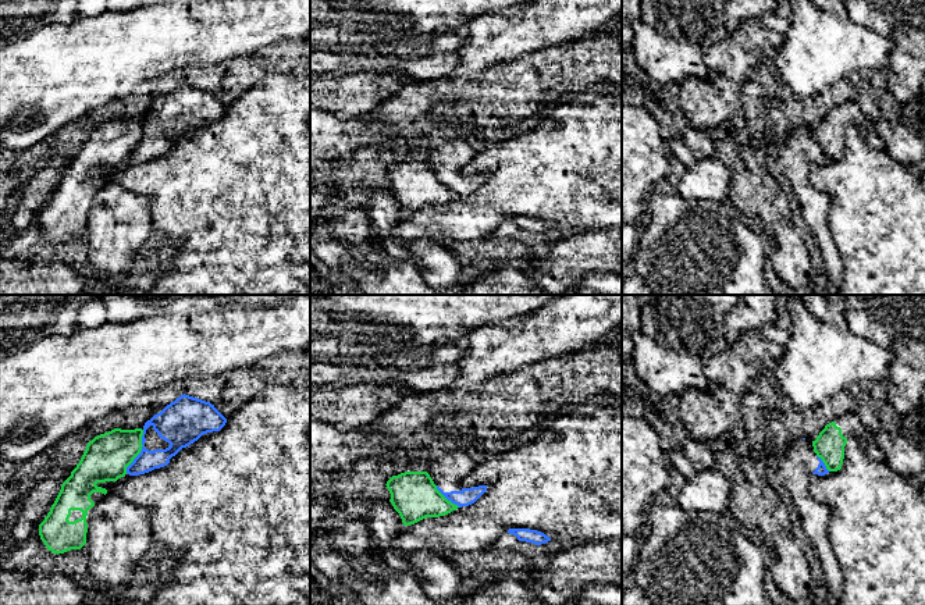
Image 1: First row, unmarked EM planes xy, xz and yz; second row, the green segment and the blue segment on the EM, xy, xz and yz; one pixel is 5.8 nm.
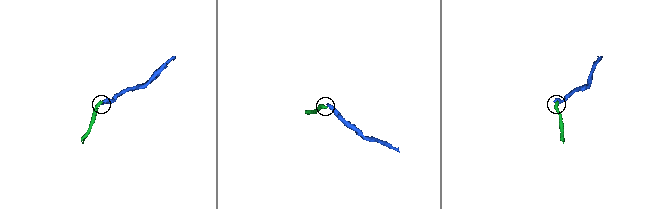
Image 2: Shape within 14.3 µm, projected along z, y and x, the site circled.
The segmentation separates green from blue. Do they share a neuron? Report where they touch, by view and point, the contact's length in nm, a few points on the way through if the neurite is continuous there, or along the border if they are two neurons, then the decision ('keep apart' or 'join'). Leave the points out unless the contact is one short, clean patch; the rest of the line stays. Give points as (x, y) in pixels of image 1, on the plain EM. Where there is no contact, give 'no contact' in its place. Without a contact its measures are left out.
xy (139, 141) | 280 nm | along xy (143, 118), (142, 138), (125, 162) | keep apart

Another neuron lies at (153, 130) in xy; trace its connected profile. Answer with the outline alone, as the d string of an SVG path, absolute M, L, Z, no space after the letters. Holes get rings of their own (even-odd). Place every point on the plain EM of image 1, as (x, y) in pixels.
M181 83L174 90L167 93L160 102L154 103L143 114L142 139L127 156L127 163L139 164L154 157L164 156L170 147L182 136L198 129L203 122L220 120L227 111L227 107L210 90Z

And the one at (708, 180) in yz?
M715 154L697 160L690 168L686 168L676 191L684 199L701 200L729 200L730 171Z

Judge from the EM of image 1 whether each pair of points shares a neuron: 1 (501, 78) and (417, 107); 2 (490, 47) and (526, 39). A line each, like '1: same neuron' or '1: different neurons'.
1: same neuron
2: same neuron

